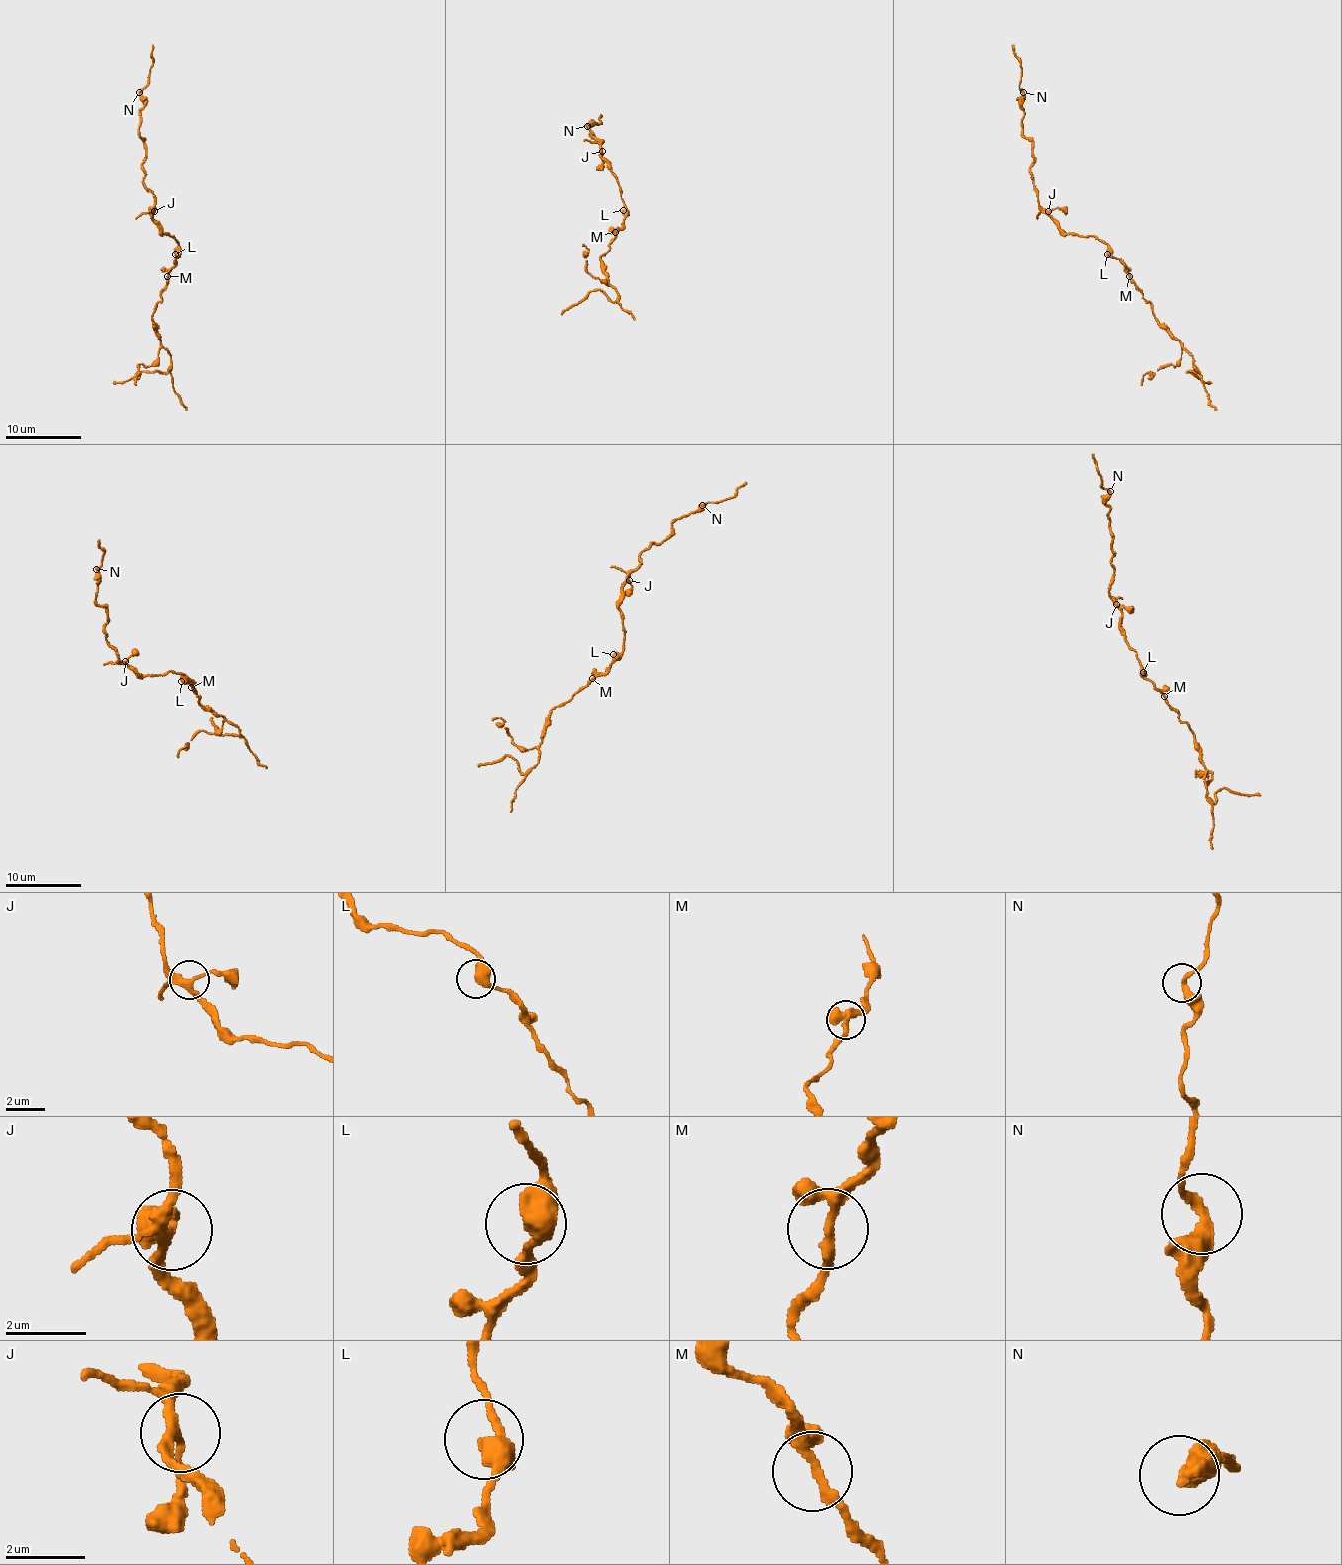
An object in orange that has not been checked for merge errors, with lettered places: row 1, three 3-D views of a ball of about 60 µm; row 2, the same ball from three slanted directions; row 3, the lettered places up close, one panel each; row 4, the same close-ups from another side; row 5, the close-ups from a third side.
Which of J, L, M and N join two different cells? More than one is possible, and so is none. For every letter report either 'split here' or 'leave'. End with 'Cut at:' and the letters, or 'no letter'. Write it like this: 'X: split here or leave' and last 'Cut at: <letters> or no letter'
J: leave
L: leave
M: leave
N: leave
Cut at: no letter

